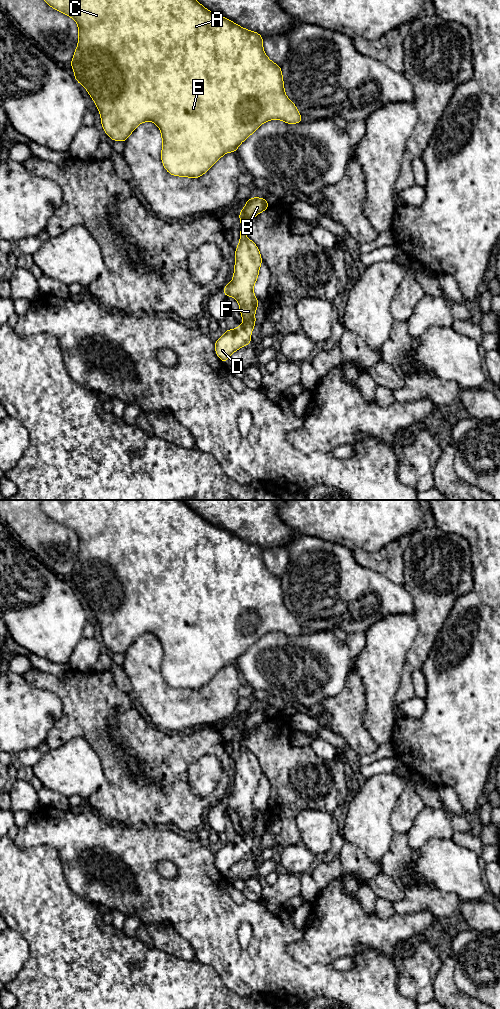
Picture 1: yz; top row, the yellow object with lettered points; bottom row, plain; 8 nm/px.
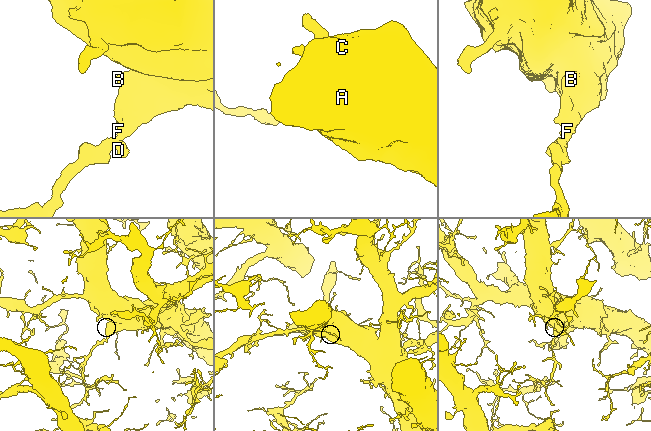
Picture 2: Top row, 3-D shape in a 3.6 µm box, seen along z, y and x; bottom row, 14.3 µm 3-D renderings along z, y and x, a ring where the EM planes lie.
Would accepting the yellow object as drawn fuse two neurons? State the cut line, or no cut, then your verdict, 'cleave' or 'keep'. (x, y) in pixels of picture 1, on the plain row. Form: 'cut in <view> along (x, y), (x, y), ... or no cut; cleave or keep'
no cut; keep

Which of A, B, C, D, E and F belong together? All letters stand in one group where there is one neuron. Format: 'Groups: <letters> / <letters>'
Groups: A B C D E F

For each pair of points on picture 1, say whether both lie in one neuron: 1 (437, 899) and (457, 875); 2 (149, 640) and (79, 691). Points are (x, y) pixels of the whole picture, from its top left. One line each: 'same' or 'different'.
1: different
2: different

